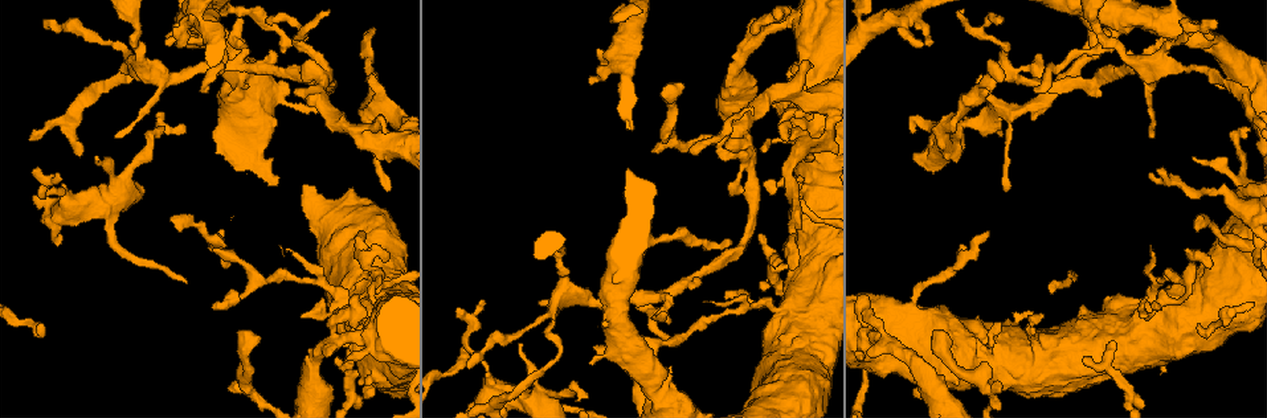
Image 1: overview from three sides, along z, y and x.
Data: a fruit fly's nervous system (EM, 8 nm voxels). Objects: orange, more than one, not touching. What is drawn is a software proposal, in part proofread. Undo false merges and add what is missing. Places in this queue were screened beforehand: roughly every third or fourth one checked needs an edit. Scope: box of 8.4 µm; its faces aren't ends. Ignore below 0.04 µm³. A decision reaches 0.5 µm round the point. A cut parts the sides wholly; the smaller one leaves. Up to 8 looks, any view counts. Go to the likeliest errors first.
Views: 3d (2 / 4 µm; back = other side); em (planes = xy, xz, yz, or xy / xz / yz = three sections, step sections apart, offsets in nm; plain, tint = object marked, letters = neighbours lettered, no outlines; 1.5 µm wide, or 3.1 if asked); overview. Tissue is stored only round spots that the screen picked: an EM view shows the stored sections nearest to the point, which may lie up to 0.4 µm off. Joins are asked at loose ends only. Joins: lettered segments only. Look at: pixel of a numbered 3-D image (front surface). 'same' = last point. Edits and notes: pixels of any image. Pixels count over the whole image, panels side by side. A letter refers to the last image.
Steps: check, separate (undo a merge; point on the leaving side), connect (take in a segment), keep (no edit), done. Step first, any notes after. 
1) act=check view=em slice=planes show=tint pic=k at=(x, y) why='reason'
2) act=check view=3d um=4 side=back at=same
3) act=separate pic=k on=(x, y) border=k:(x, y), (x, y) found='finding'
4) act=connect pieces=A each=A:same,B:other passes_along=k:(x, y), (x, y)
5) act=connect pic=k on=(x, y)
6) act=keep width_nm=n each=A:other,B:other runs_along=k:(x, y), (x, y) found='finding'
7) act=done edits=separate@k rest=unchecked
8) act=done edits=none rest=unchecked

act=check view=3d um=4 pic=1 at=(792, 270) why='free end'

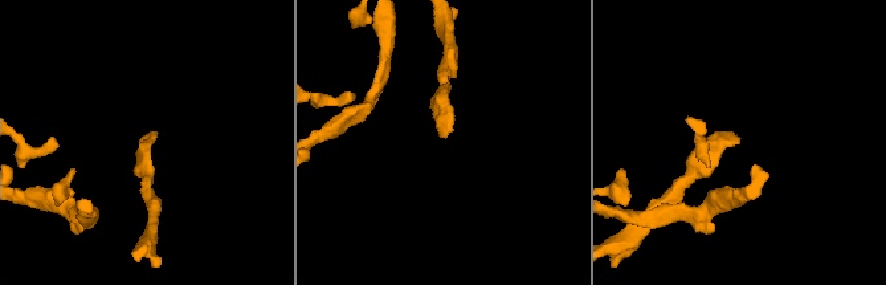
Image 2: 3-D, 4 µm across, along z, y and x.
act=check view=em slice=xy step=8 show=letters pic=2 at=(143, 142) why='shape alone is not enough'

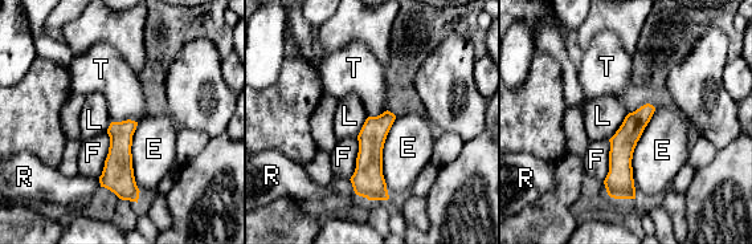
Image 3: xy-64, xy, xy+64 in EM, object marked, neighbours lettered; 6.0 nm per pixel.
act=keep each=E:other,F:other,L:other,R:other,T:other runs_along=3:(649, 108), (622, 143), (625, 192) found='no lettered segment goes on from it'

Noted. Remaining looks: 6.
act=check view=em um=3.1 slice=planes show=letters pic=1 at=(483, 300) why='branch stops here'

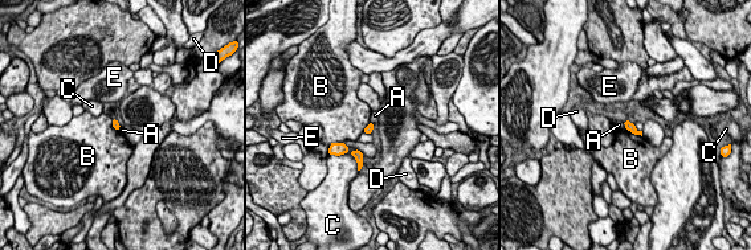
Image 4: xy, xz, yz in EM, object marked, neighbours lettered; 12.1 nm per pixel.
act=keep each=A:other,B:other,C:other,D:other,E:other border=4:(623, 123), (625, 127) found='none of them fits'

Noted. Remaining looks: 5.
act=check view=em slice=planes show=letters pic=1 at=(1211, 20)

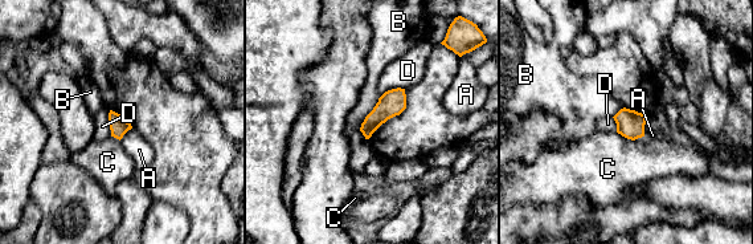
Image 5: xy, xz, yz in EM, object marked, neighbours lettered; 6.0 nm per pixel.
act=keep each=A:other,B:other,C:other,D:other found='no lettered segment goes on from it'

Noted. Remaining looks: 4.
act=check view=3d um=4 pic=1 at=(1156, 306) why='tapers out'

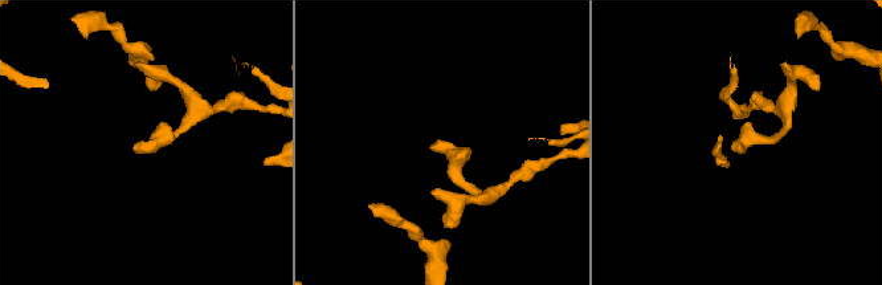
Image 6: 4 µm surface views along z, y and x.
act=check view=em slice=planes show=plain pic=6 at=(432, 147) why='shape alone is not enough'

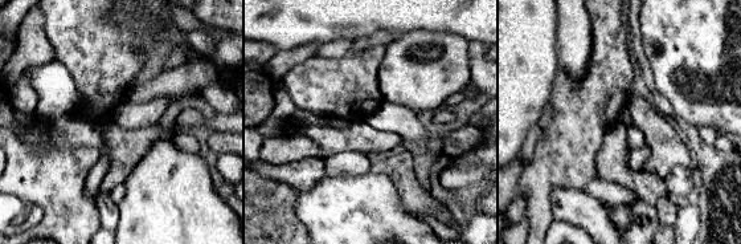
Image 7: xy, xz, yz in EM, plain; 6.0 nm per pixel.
act=check view=em slice=planes show=letters at=same why='see the neighbours'

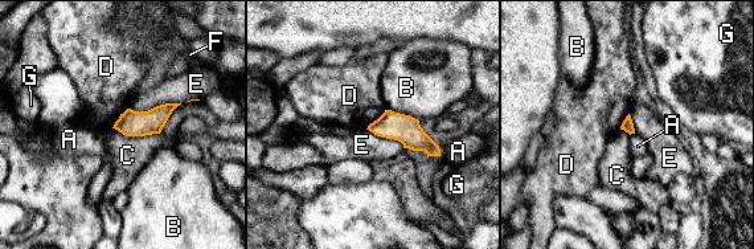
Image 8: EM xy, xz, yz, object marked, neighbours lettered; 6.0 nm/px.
act=keep longest_contact=E:340nm each=A:other,B:other,C:other,D:other,E:other,F:other,G:other border=8:(385, 109), (365, 129) found='no lettered segment goes on from it'

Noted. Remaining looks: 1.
act=done edits=none rest=unchecked

